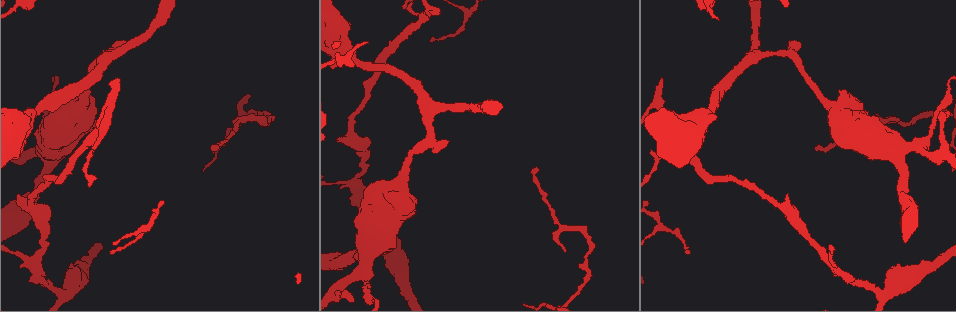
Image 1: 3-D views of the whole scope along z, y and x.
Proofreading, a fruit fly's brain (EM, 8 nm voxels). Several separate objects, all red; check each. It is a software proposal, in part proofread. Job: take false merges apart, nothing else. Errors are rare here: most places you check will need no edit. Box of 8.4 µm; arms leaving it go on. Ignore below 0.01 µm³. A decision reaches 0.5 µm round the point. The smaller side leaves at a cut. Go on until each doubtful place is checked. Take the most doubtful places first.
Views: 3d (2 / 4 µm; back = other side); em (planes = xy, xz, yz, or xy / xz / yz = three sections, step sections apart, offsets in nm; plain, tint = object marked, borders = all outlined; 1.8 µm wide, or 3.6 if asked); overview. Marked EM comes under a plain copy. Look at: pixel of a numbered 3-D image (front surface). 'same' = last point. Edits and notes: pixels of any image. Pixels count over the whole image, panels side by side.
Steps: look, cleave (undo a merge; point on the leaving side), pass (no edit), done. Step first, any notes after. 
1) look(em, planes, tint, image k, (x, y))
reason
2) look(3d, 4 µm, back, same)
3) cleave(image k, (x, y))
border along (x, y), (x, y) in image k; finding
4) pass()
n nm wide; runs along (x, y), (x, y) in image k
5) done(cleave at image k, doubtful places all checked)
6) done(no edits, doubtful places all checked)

look(em, xy, step 16, tint, image 1, (100, 128))
calibre changes

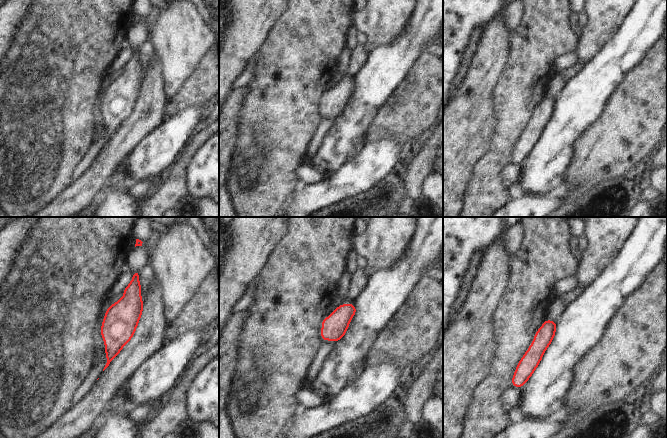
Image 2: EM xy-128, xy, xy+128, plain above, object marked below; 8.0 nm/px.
pass()
continuous, no second cell

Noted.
look(3d, 2 µm, image 1, (830, 267))
three arms meet

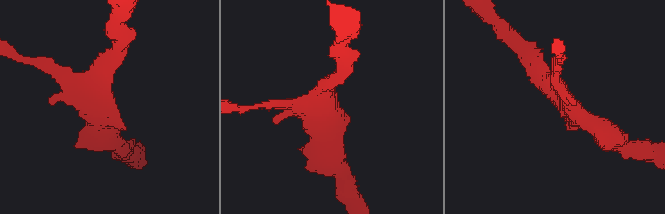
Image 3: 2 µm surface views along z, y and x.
look(em, planes, tint, image 3, (95, 104))
now the EM

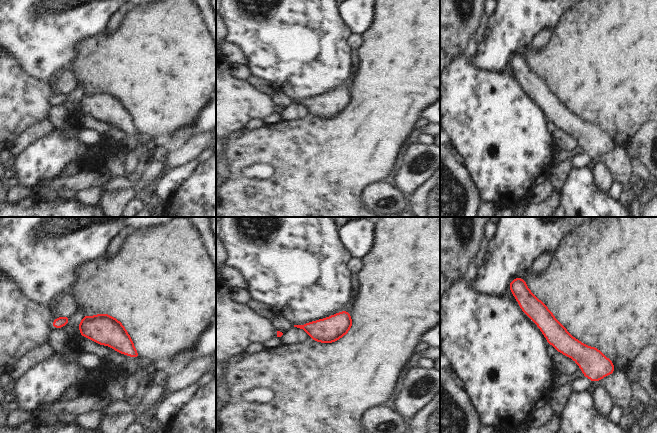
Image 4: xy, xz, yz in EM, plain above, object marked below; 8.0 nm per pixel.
pass()
3 arms; runs along (511, 286), (571, 347), (603, 360) in image 4; continuous, no second cell

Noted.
look(em, xz, step 4, tint, image 1, (430, 111))
abrupt turn

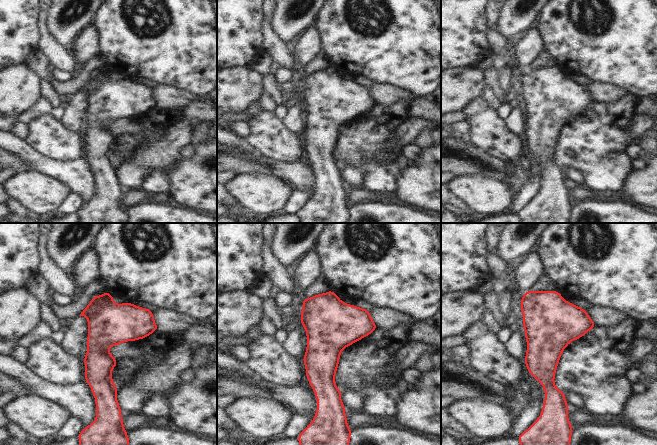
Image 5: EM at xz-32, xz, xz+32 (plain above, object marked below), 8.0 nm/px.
look(em, planes, borders, same)

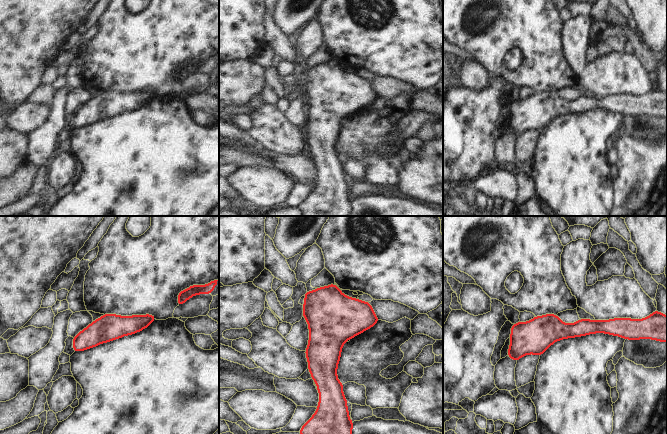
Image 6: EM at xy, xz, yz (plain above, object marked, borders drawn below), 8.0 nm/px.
pass()
one cell here

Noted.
look(em, planes, tint, image 1, (928, 133))
three-way junction

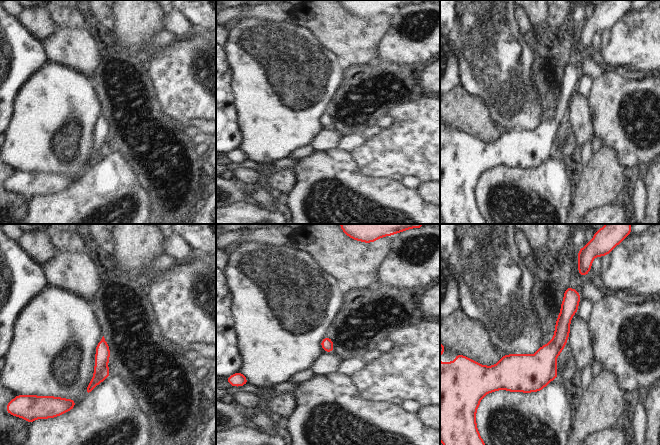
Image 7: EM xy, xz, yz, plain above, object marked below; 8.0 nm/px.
pass()
90 nm wide; all the same cell

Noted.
look(3d, 2 µm, image 1, (63, 294))
sudden change in width

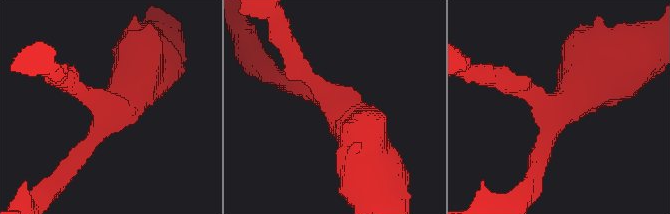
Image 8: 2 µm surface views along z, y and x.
look(em, planes, tint, image 8, (111, 109))

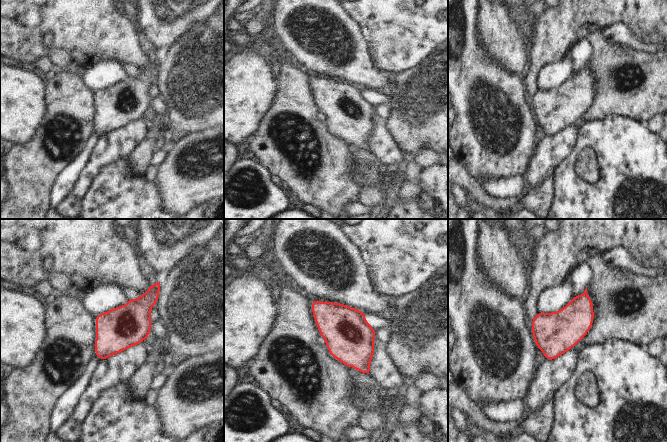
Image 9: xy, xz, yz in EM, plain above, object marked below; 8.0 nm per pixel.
pass()
all the same cell

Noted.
look(em, xz, step 4, tint, image 1, (899, 142))
closes a loop

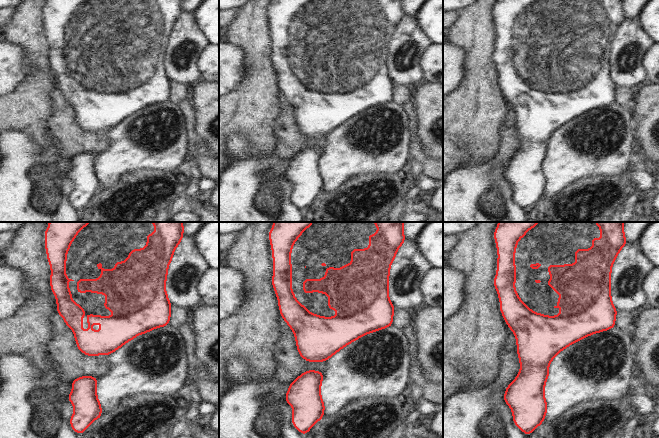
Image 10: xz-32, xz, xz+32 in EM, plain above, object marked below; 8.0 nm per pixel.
pass()
one cell here

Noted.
look(em, 3.6 µm, planes, tint, image 1, (391, 212))
sharp bend

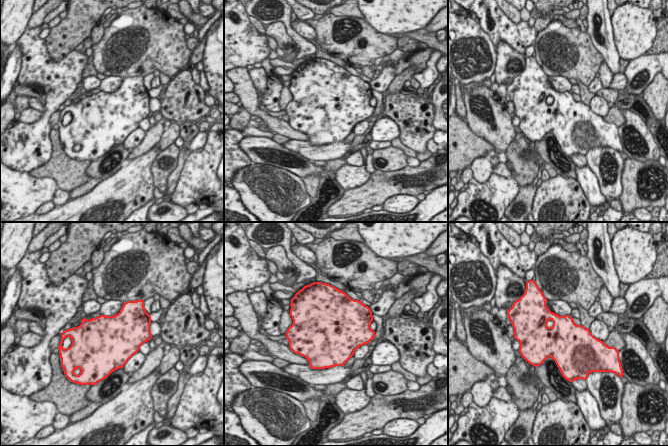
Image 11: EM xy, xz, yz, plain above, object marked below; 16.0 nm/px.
pass()
700 nm wide; continuous, no second cell

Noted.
done(no edits, doubtful places all checked)

